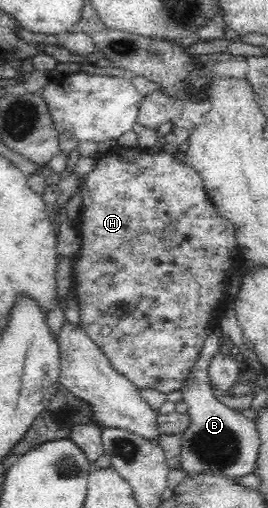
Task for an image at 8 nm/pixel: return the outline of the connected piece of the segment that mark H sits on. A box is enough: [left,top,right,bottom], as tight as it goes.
[75,147,240,393]

